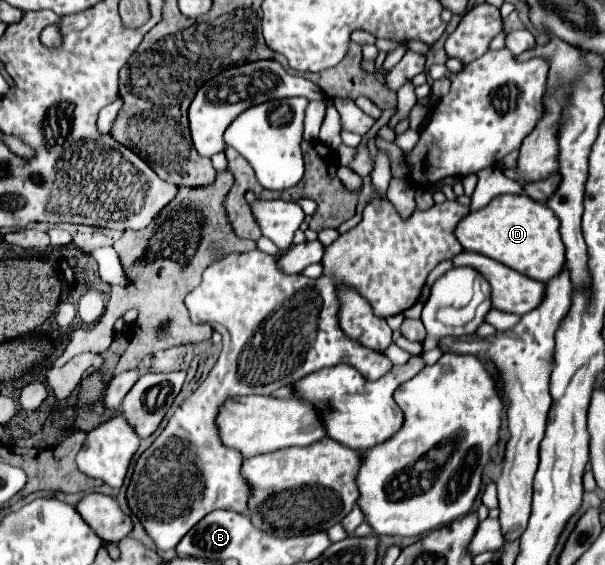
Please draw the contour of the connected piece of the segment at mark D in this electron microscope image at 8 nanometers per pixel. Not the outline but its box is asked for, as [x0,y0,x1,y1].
[457,194,565,282]

